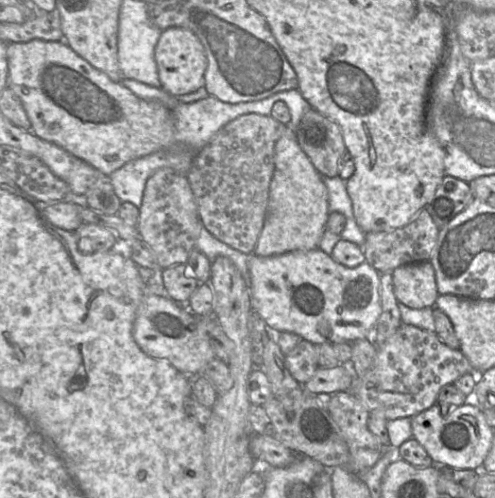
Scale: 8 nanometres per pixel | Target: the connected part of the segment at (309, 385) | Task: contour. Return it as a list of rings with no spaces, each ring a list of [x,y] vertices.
[[[350,360],[335,368],[318,367],[312,378],[303,384],[303,388],[313,394],[350,391],[353,379],[358,378],[353,366]]]

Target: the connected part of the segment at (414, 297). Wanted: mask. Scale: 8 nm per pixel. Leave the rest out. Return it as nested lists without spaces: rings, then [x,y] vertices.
[[[430,261],[408,263],[392,272],[397,302],[420,309],[435,307],[439,295],[434,268]]]

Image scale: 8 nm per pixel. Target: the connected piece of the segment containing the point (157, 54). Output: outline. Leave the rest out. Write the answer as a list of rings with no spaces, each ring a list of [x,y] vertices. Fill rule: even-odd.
[[[181,27],[162,30],[155,47],[154,58],[161,88],[170,95],[180,96],[192,93],[204,86],[208,62],[200,39],[192,31]]]

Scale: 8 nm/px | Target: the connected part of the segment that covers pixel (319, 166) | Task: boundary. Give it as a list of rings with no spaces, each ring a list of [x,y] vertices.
[[[309,109],[294,129],[297,142],[321,176],[338,175],[346,151],[338,124],[315,109]]]

